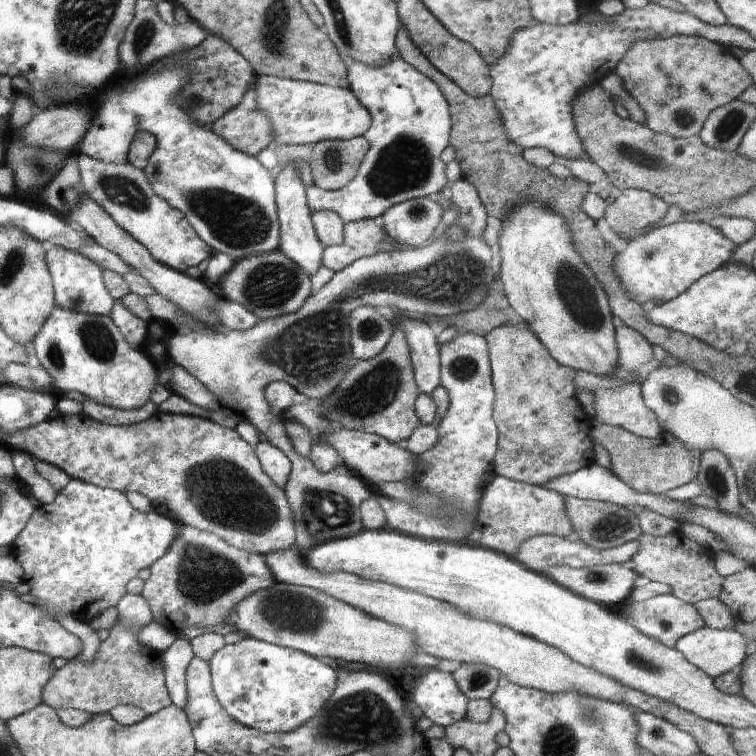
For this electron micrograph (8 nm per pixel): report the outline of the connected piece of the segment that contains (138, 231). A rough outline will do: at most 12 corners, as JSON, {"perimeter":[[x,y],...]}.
{"perimeter":[[81,153],[84,193],[154,260],[214,256],[143,169]]}

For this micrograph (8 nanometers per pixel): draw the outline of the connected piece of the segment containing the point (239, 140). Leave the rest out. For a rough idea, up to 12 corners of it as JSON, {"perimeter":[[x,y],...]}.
{"perimeter":[[254,82],[238,106],[209,126],[252,157],[274,141],[257,110]]}

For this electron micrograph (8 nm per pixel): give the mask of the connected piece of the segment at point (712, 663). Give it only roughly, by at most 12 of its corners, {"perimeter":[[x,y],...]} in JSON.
{"perimeter":[[703,626],[675,645],[712,680],[738,671],[751,643]]}

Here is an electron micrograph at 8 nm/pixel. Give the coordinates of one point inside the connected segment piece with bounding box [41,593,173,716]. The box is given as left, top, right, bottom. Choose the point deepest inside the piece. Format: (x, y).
(125, 672)

